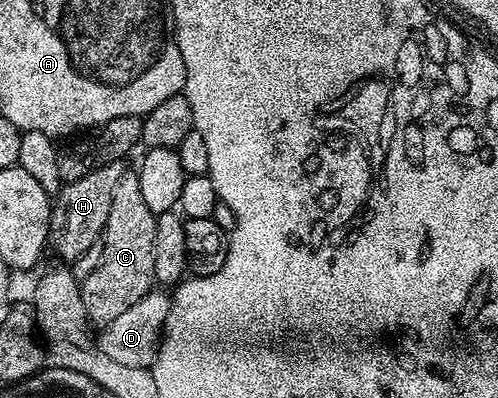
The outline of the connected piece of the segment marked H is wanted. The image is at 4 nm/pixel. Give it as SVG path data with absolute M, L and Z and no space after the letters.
M120 162L105 164L101 168L89 171L78 180L71 180L56 192L55 202L49 217L49 238L51 247L62 255L66 264L73 264L91 245L99 242L107 225L107 213L111 213L111 197L115 194L115 185L127 174Z

